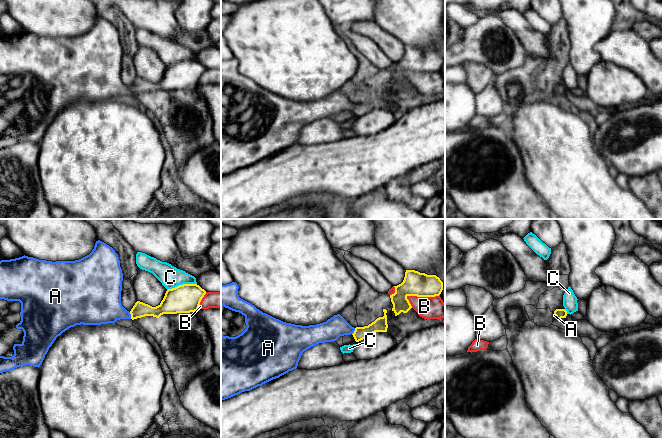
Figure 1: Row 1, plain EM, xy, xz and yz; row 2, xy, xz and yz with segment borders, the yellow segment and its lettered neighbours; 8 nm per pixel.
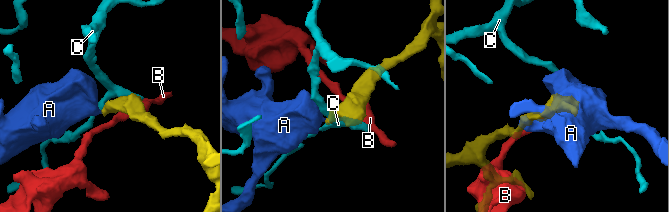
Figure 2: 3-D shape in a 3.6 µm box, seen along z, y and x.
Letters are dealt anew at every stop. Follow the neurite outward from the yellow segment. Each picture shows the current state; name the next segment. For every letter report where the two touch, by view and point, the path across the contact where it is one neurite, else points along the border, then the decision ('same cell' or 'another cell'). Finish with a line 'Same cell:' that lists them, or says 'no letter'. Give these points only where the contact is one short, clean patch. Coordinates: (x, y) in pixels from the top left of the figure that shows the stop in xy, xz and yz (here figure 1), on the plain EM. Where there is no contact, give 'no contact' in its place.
A: contact xy (131, 91); way xy (140, 85), (131, 91), (111, 86), (102, 80); same cell
B: contact xz (422, 72); another cell
C: contact xy (181, 61); border xy (196, 59), (183, 59), (167, 66); another cell
Same cell: A

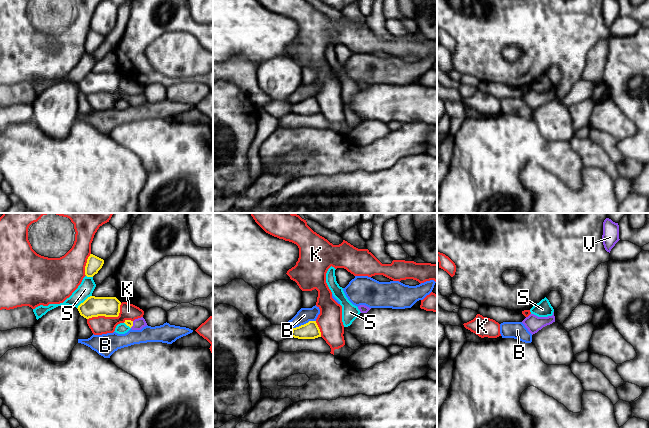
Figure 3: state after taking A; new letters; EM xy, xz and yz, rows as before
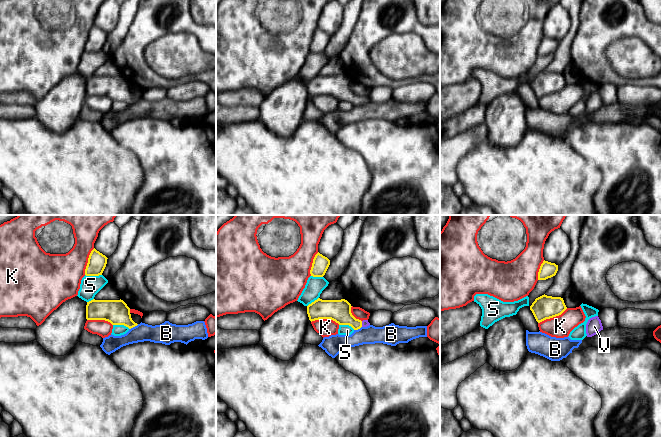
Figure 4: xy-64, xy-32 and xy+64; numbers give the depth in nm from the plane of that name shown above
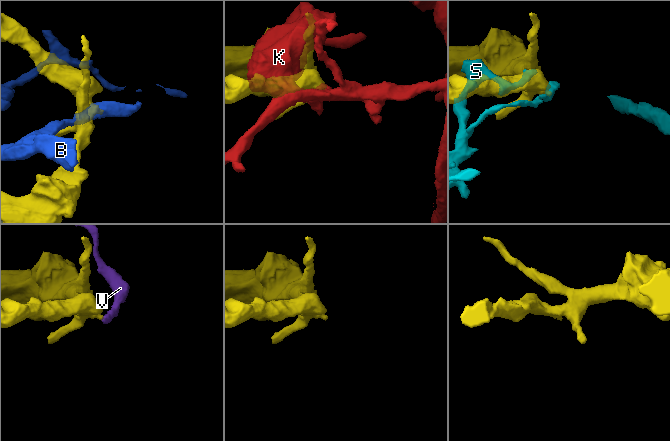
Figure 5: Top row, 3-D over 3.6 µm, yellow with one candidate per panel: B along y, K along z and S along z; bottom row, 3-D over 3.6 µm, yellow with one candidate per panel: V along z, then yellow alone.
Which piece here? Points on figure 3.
B: contact xz (304, 100); another cell
K: contact xy (108, 92); another cell
S: contact xy (84, 77); another cell
V: contact xy (132, 100); way xy (129, 99), (132, 100), (138, 100); same cell
Same cell: V

